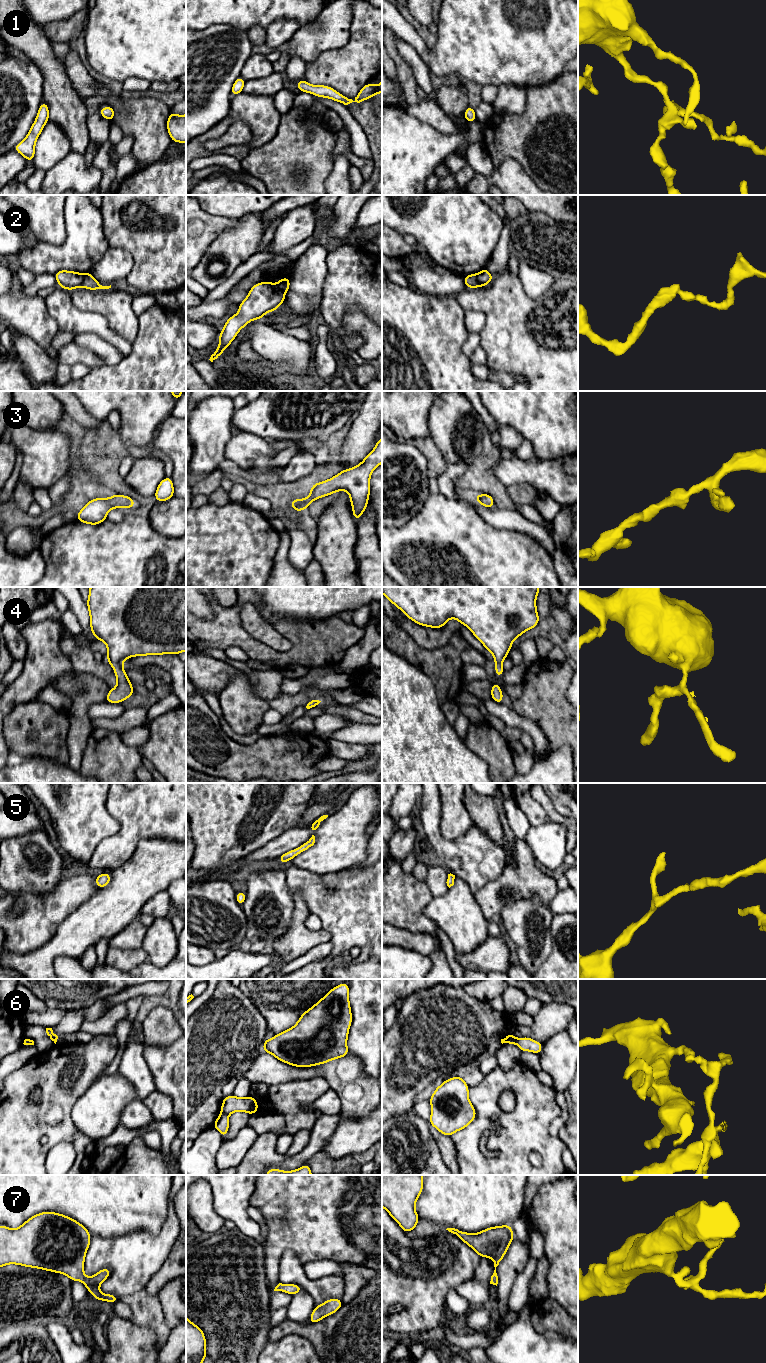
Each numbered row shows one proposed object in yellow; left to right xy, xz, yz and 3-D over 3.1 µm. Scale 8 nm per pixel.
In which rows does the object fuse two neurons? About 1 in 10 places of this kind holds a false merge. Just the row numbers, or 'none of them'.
2, 6

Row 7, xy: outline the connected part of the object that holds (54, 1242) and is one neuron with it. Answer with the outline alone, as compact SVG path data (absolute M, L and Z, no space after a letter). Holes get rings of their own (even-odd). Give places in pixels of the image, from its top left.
M41 1212L16 1229L0 1225L0 1267L17 1264L61 1273L72 1281L83 1282L95 1300L100 1299L114 1304L119 1300L117 1296L102 1294L99 1290L100 1284L110 1276L109 1268L98 1271L92 1277L84 1275L84 1260L90 1246L90 1239L89 1231L76 1220L56 1212Z

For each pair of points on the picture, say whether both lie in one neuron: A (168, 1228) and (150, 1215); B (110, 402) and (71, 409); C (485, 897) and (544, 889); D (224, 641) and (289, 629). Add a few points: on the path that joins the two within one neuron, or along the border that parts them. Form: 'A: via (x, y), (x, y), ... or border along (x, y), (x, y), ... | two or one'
A: border along (168, 1201), (160, 1229), (140, 1231) | two
B: border along (79, 401), (89, 413), (100, 421) | two
C: via (500, 883), (529, 883) | one
D: via (246, 642), (271, 655), (288, 655), (292, 651) | one

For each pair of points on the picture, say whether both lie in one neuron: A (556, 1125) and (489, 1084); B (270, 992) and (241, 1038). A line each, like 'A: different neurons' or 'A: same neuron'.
A: different neurons
B: different neurons

